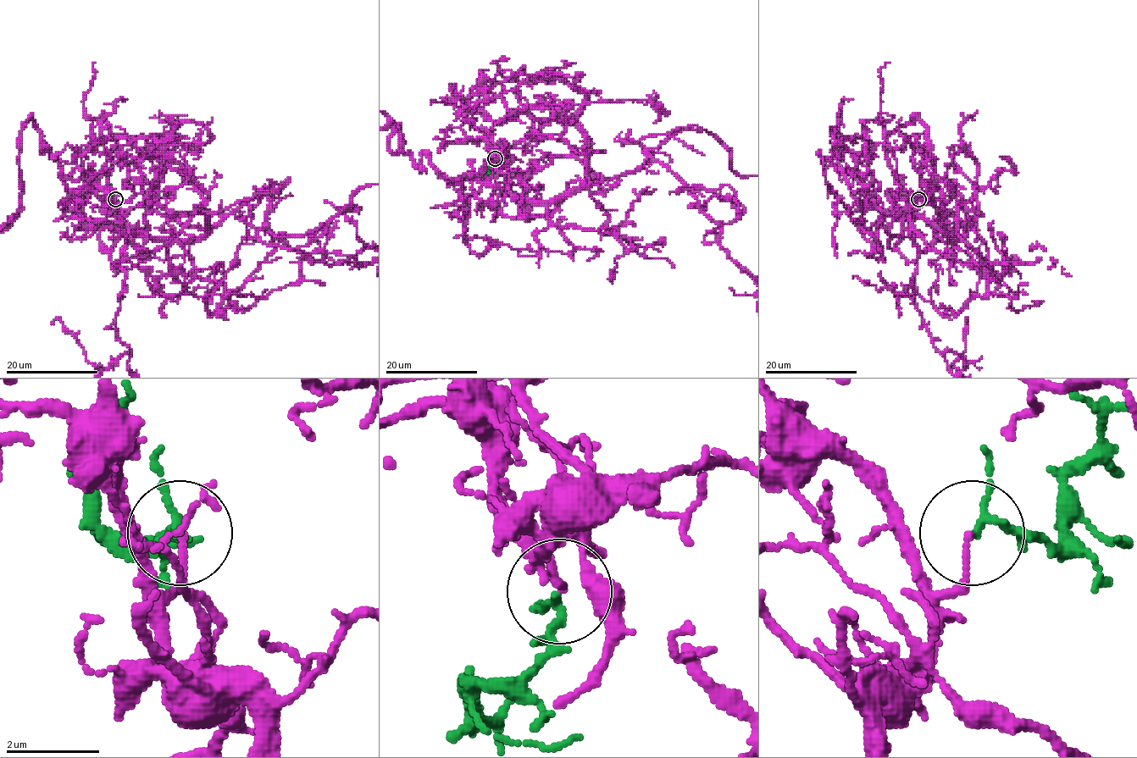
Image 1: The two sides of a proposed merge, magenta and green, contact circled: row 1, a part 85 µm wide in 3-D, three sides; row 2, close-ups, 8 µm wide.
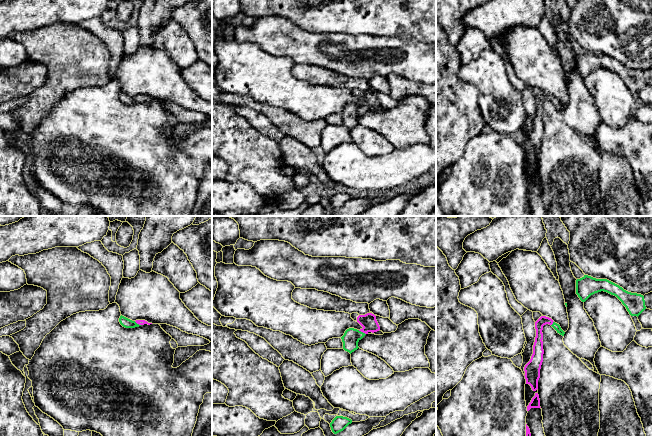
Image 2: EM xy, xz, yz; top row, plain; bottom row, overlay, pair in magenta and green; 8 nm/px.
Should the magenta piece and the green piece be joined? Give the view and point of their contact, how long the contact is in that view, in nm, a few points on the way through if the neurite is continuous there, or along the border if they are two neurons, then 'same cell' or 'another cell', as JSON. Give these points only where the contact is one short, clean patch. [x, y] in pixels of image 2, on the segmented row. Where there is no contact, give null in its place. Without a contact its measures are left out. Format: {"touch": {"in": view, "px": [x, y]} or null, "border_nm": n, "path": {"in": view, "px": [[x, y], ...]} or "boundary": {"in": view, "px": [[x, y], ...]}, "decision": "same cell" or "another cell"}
{"touch": {"in": "xz", "px": [362, 331]}, "border_nm": 70, "path": {"in": "xz", "px": [[368, 321], [368, 325], [362, 331], [351, 337]]}, "decision": "same cell"}

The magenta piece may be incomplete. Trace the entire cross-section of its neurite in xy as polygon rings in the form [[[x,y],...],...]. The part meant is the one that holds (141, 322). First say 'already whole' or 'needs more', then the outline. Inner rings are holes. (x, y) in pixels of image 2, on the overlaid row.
needs more; [[[122,315],[119,318],[119,322],[125,328],[135,328],[135,327],[139,327],[139,326],[144,325],[144,324],[148,324],[148,325],[152,324],[152,323],[148,323],[145,320],[132,321],[130,319],[122,316]]]

